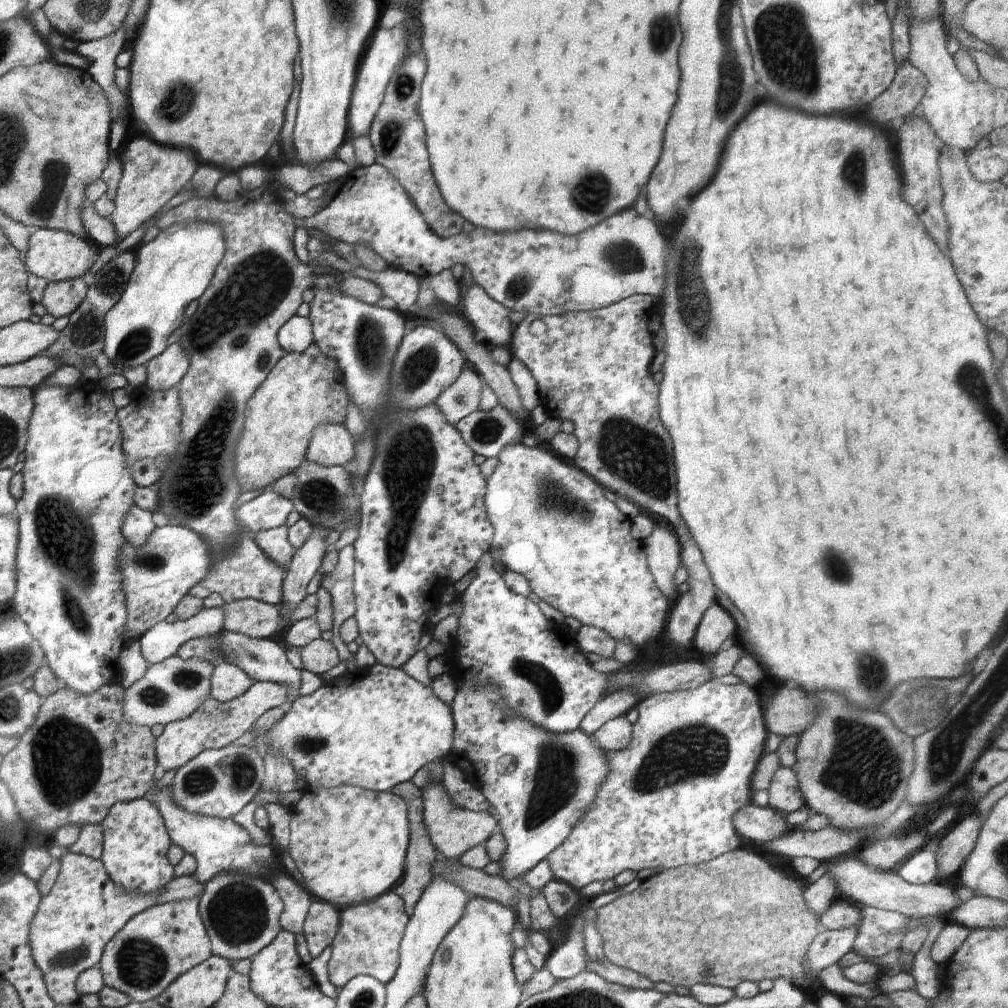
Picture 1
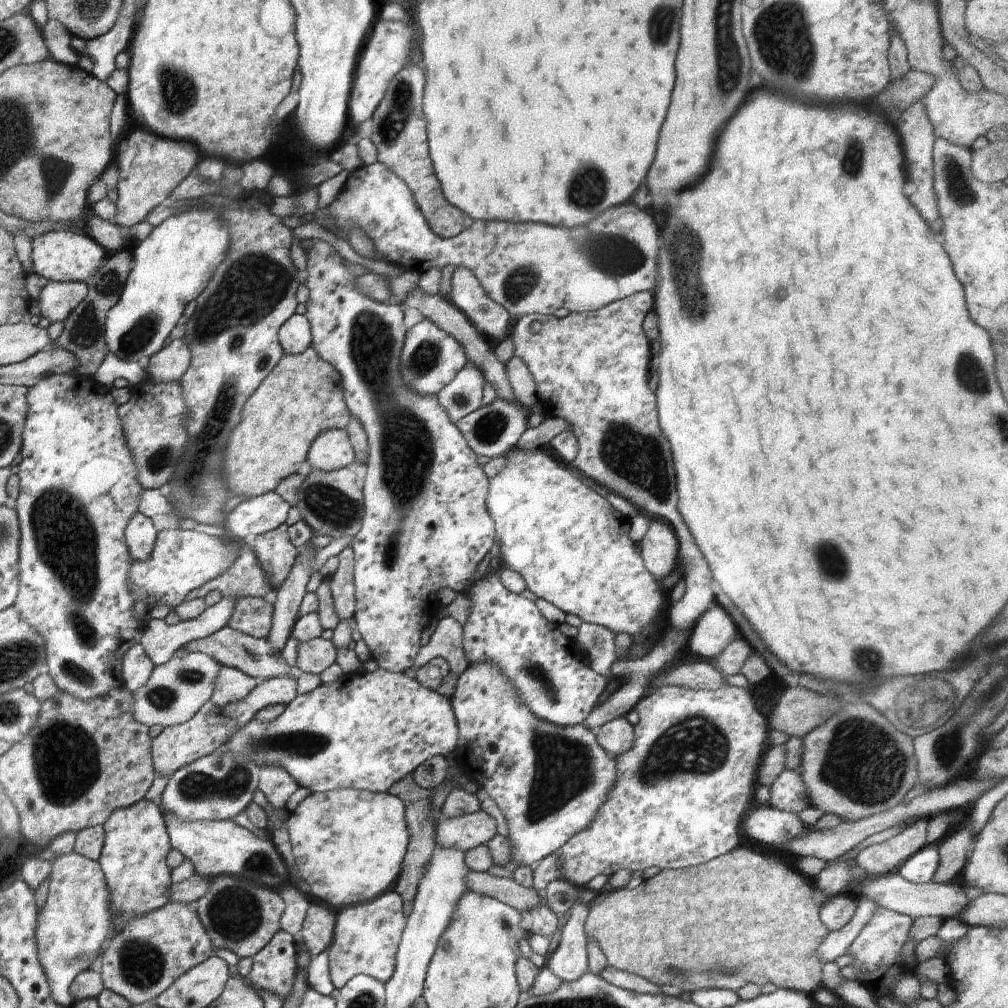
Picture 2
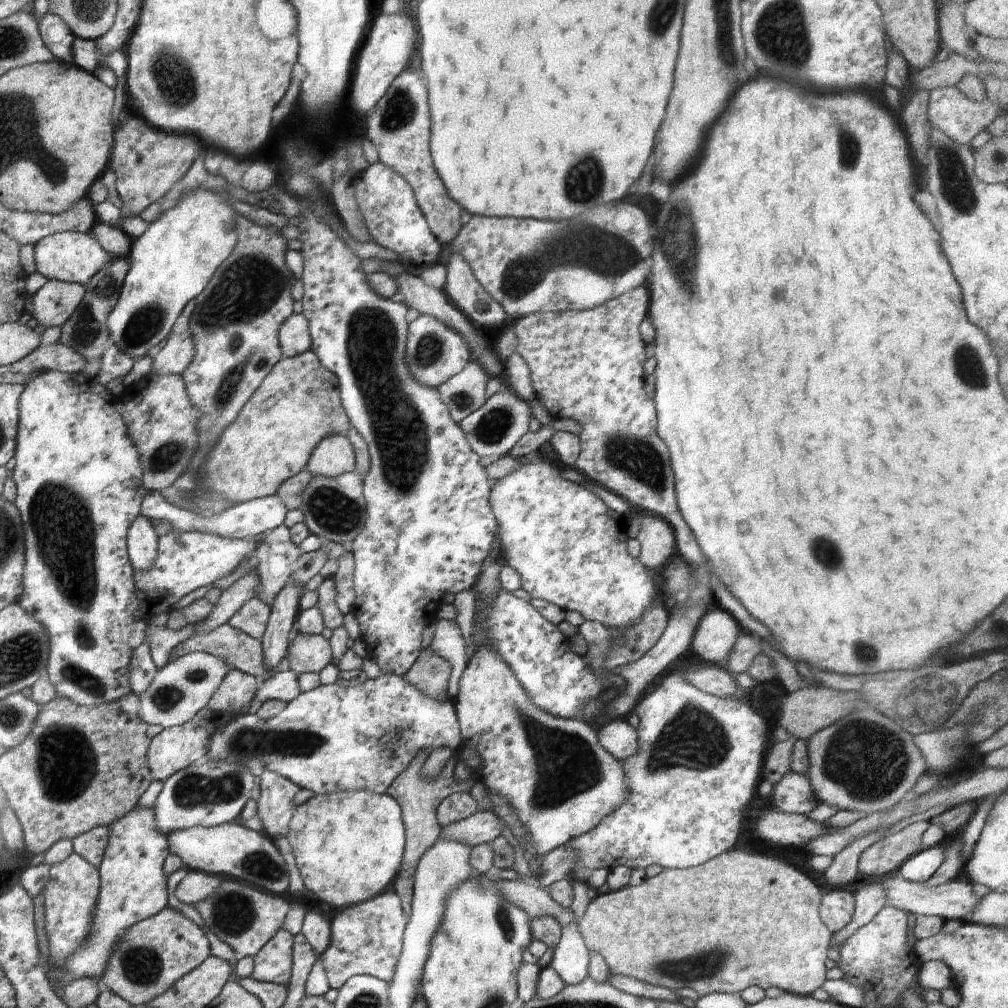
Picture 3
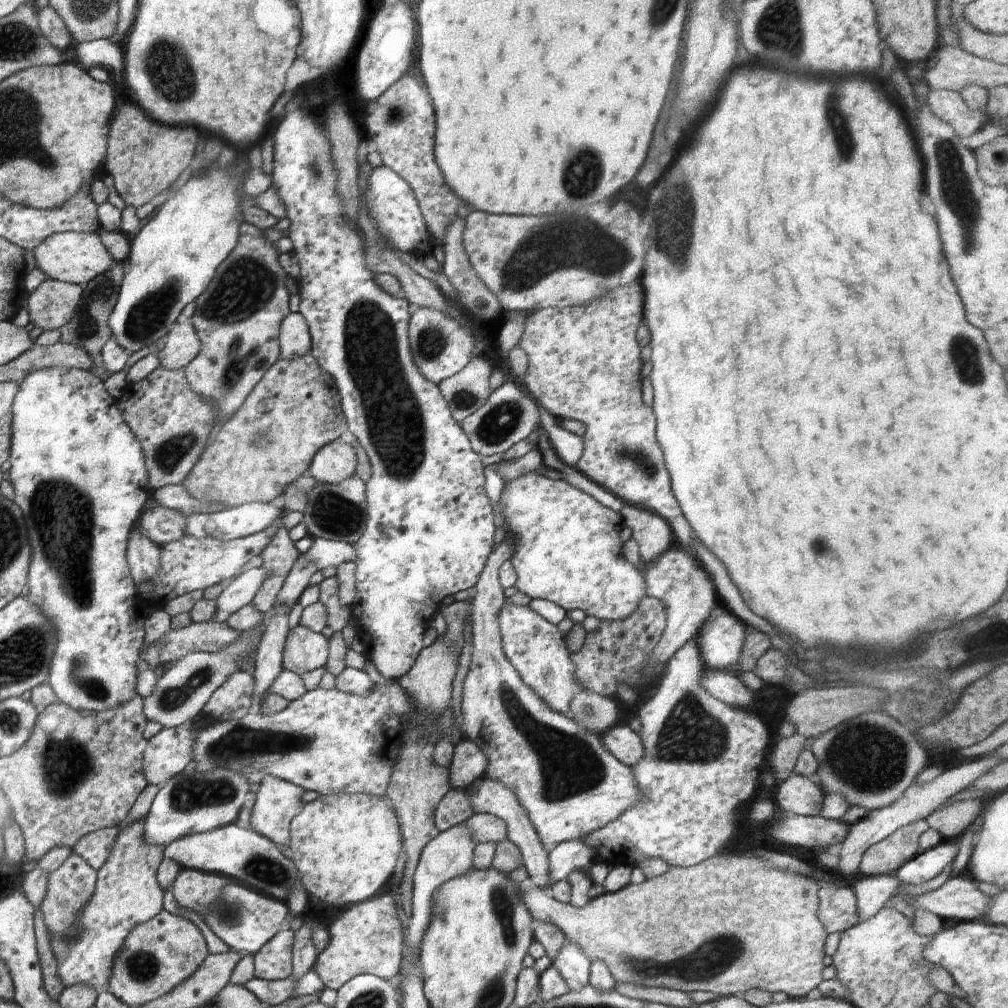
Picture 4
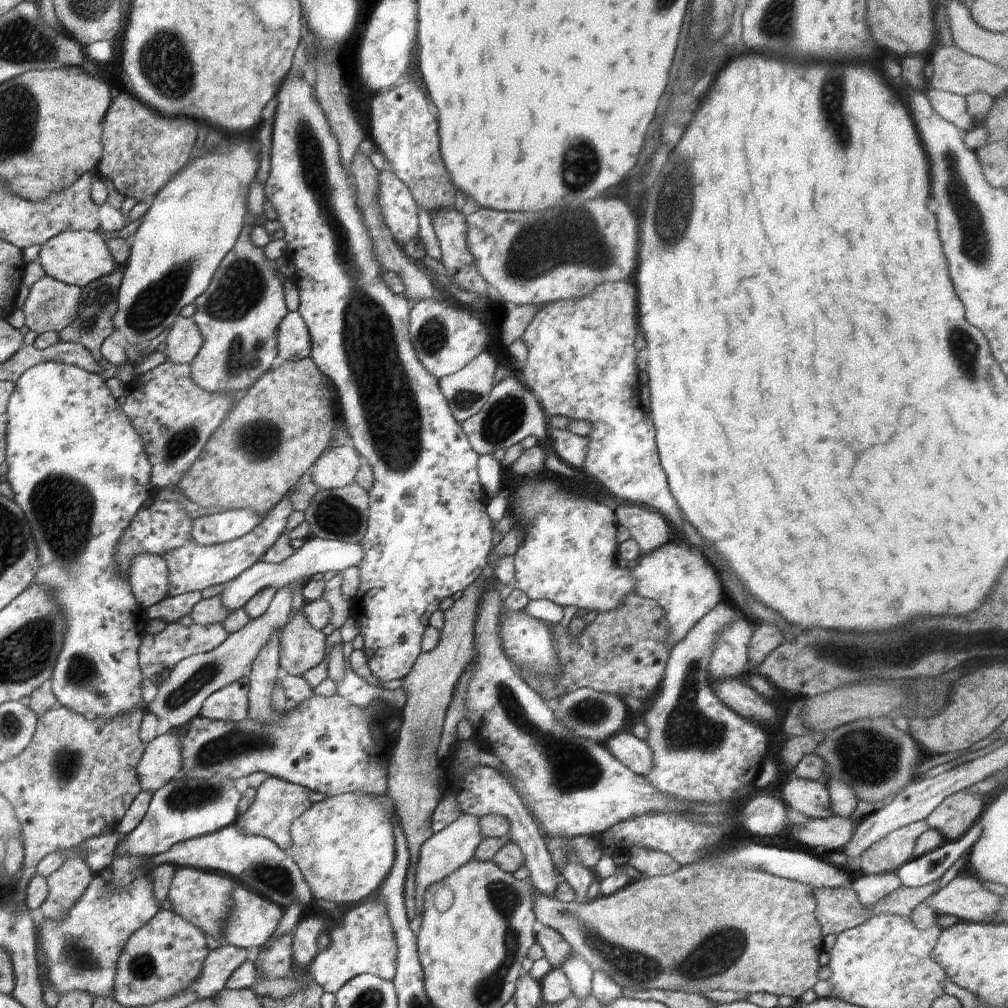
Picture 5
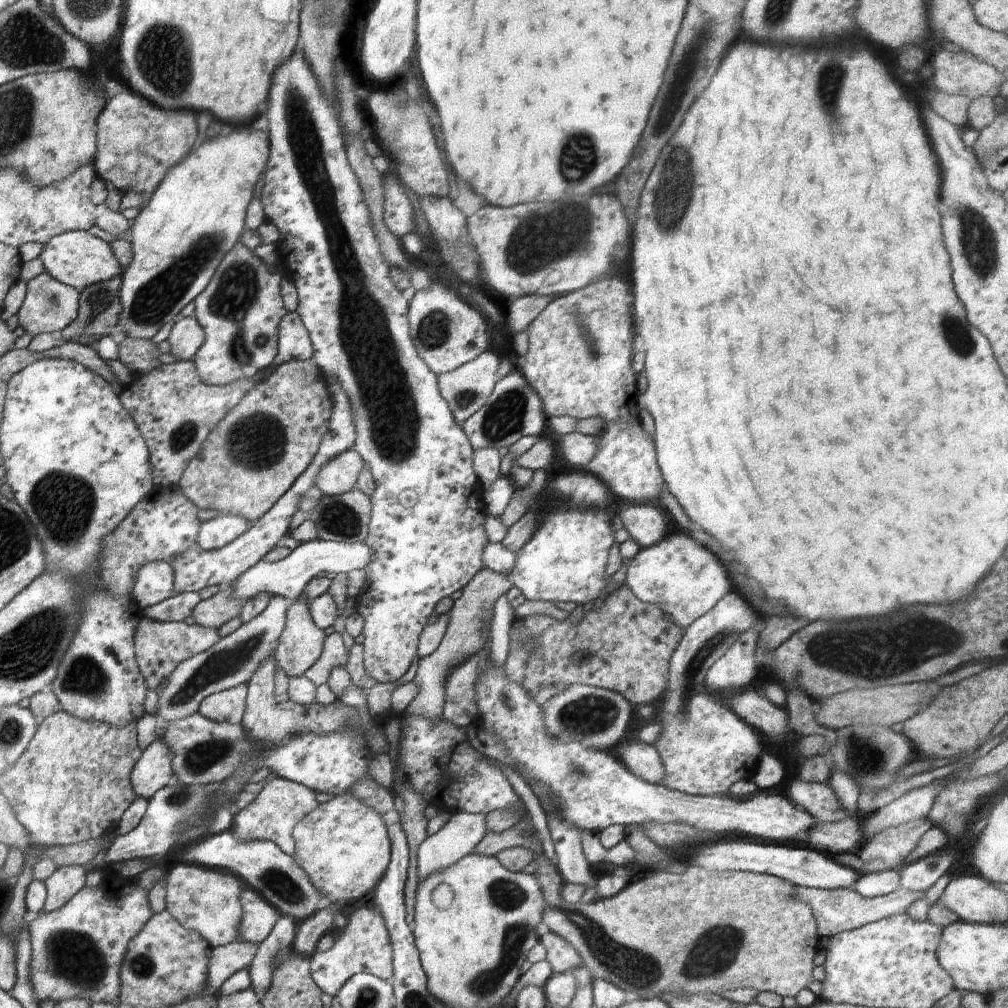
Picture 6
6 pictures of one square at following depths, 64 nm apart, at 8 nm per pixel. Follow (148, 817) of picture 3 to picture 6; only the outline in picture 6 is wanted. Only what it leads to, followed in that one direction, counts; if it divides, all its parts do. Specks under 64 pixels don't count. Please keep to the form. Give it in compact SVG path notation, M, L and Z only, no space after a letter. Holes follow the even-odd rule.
M111 867L103 870L102 882L79 891L62 909L52 913L42 912L39 918L26 924L31 933L33 951L31 963L31 984L36 997L56 1003L69 999L85 999L89 1003L117 1003L120 999L122 963L127 948L148 920L153 916L148 901L149 892L140 887L135 878L124 878Z

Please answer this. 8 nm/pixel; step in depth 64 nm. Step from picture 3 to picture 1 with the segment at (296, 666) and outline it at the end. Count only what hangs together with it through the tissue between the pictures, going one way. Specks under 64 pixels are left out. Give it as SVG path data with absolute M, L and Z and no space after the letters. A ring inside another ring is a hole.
M322 638L306 644L300 650L300 657L306 670L318 677L322 677L341 662L334 644Z

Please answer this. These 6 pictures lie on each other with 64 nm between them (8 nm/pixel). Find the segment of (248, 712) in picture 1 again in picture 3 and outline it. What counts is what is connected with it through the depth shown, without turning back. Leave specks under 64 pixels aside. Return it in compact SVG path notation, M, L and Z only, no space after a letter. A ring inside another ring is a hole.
M284 670L274 674L272 678L262 680L255 696L262 702L284 700L289 703L300 693L297 674L292 670ZM206 706L188 722L180 726L164 728L159 734L151 738L151 743L147 750L148 768L150 769L150 774L152 774L152 780L164 782L180 769L188 768L193 764L204 764L206 752L208 752L208 740L210 740L212 732L215 732L218 728L223 728L224 724L239 716L216 714Z

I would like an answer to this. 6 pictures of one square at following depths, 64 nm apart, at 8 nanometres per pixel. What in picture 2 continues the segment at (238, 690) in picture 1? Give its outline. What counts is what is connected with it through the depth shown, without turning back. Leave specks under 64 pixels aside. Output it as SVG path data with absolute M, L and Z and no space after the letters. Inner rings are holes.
M222 665L215 679L211 702L218 707L243 700L262 680L248 677L236 668Z

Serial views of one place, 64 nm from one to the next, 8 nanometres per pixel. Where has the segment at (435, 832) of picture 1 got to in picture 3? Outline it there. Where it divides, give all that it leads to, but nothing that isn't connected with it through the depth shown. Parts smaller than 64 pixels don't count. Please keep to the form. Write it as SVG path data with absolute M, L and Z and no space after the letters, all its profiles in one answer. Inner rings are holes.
M479 809L474 815L446 826L443 828L443 832L450 840L474 847L494 842L496 838L502 836L502 829L498 815L492 811Z

